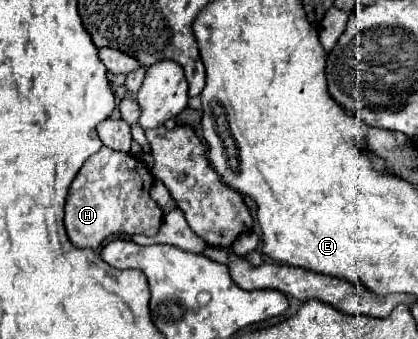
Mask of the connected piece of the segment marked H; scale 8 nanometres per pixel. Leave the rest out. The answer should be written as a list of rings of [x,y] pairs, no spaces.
[[[102,146],[90,156],[74,178],[66,202],[66,232],[74,246],[96,250],[112,234],[146,234],[156,236],[164,212],[150,198],[154,176],[148,166],[130,152],[114,152]]]

